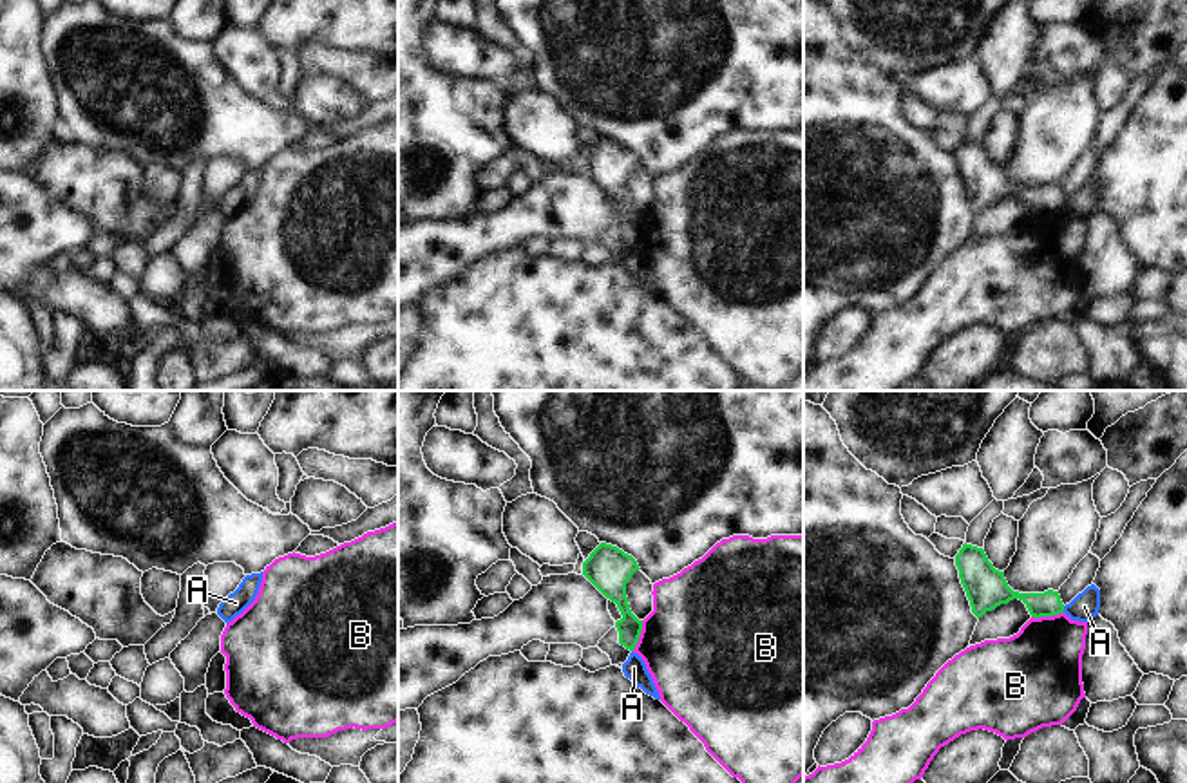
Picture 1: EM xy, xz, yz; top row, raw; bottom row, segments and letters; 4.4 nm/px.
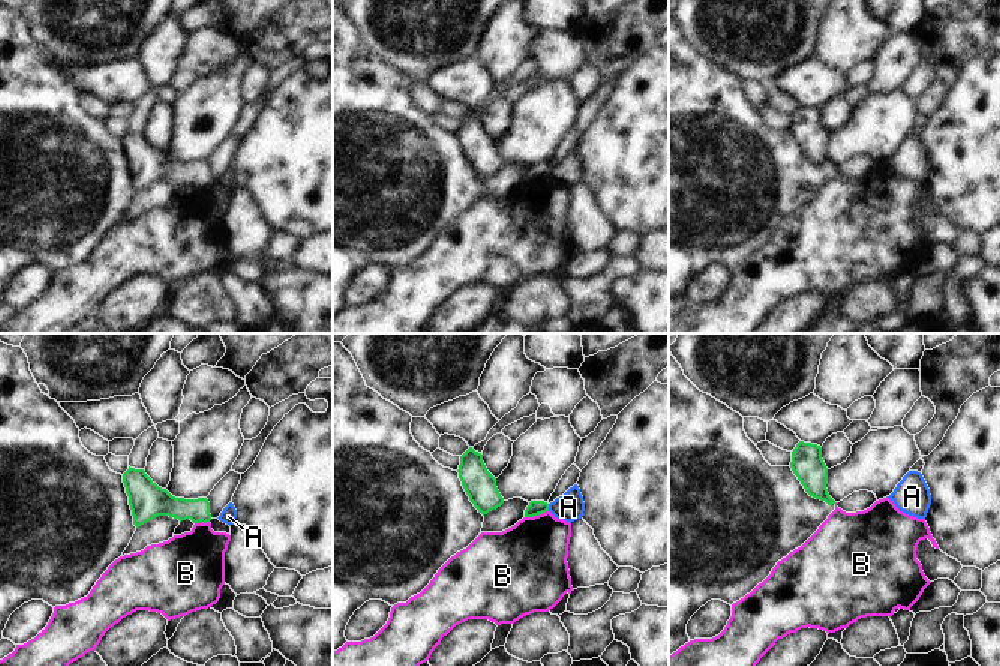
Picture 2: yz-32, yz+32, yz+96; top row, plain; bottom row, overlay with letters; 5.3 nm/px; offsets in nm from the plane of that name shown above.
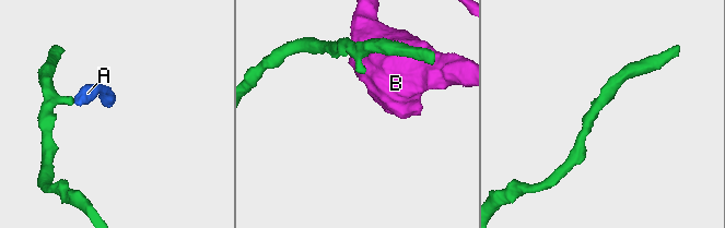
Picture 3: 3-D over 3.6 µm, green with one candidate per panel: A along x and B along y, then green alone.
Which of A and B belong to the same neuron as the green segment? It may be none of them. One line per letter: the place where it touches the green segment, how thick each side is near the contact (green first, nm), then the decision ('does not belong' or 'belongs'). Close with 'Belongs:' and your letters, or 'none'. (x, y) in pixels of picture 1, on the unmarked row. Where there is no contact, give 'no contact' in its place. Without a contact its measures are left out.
A: yz (1063, 205) | 110/120 nm | does not belong
B: yz (1046, 210) | 120/380 nm | does not belong
Belongs: none

